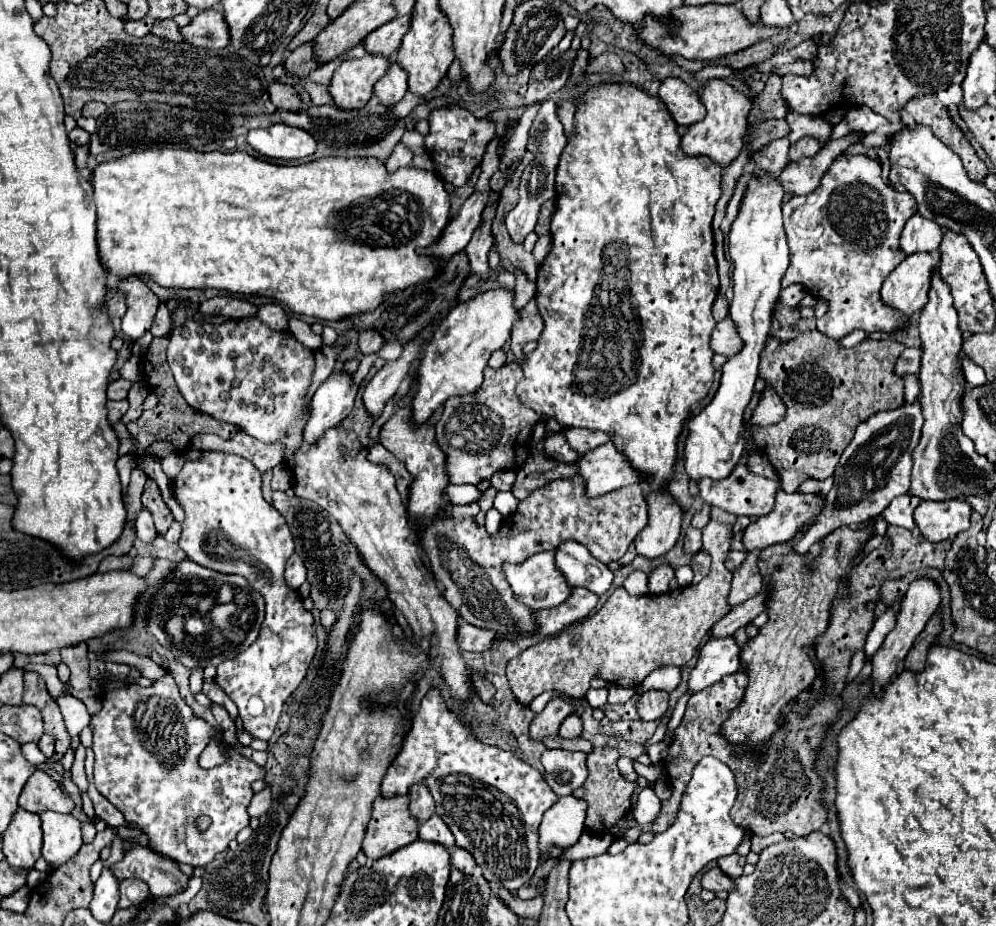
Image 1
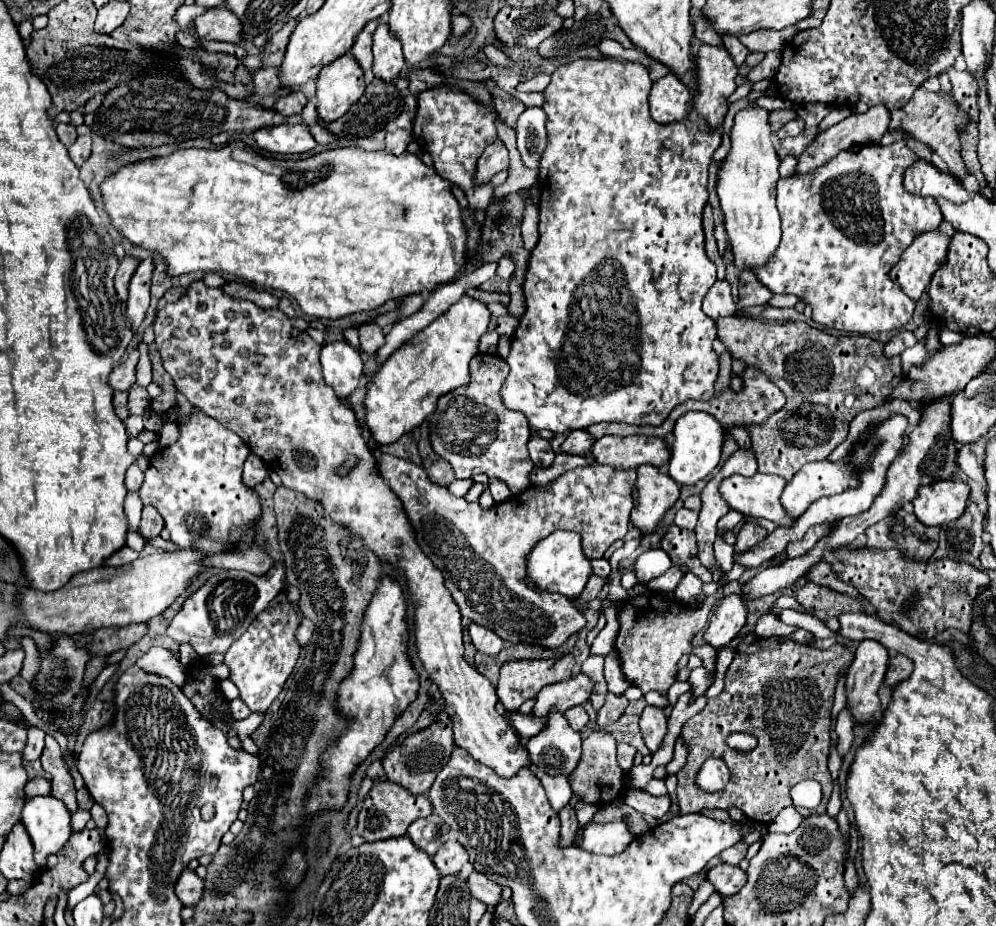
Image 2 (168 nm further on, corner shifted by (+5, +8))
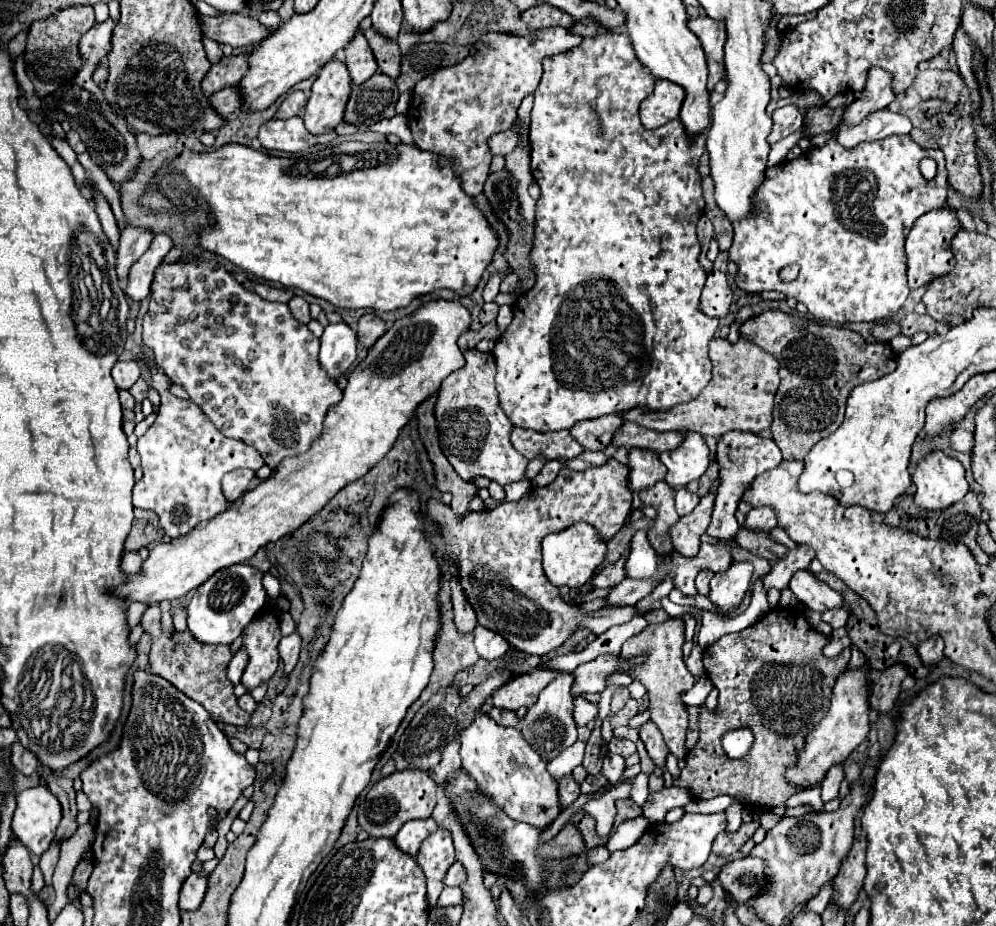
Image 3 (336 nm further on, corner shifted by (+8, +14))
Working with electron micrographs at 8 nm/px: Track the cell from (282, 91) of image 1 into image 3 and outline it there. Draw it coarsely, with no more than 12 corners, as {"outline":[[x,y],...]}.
{"outline":[[290,92],[276,118],[292,118],[306,106],[304,92]]}

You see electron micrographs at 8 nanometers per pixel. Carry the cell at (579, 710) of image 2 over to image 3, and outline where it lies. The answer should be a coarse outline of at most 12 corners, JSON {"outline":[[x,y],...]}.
{"outline":[[574,698],[576,726],[586,726],[598,708],[584,698]]}

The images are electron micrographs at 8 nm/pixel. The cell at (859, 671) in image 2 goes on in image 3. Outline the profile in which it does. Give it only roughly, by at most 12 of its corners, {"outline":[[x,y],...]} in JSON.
{"outline":[[842,672],[786,776],[816,786],[868,736],[870,684]]}

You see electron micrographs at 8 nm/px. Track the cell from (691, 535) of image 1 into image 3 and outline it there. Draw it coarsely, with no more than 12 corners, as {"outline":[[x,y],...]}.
{"outline":[[676,490],[676,512],[688,516],[698,504],[698,494]]}

